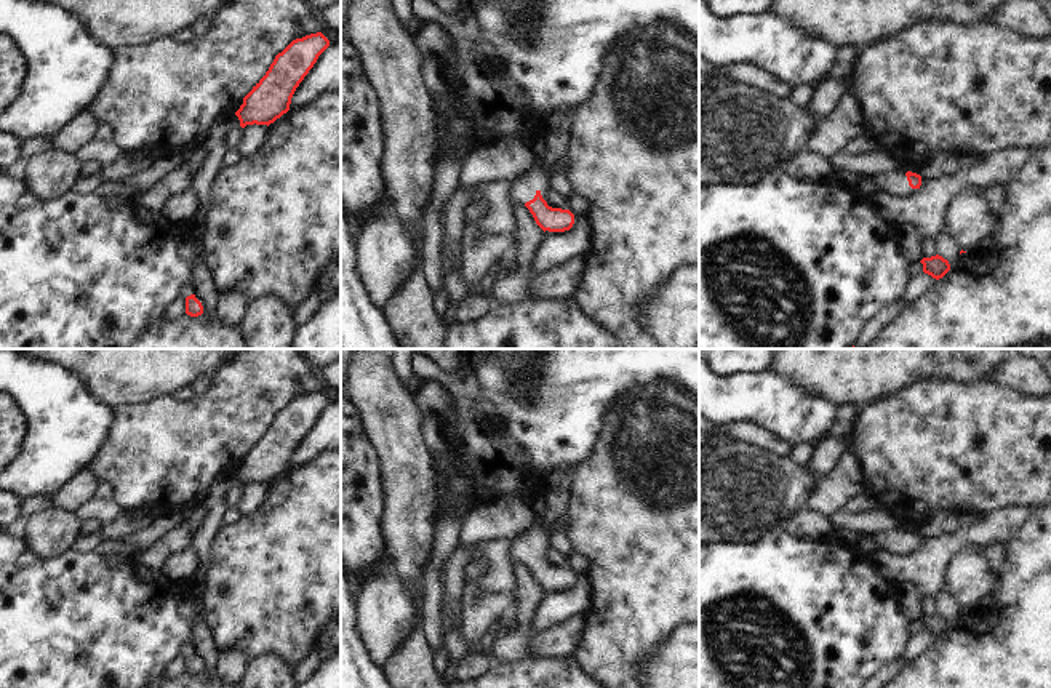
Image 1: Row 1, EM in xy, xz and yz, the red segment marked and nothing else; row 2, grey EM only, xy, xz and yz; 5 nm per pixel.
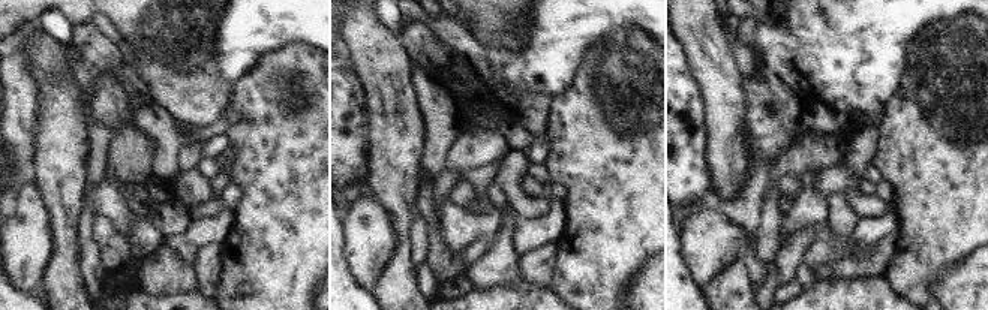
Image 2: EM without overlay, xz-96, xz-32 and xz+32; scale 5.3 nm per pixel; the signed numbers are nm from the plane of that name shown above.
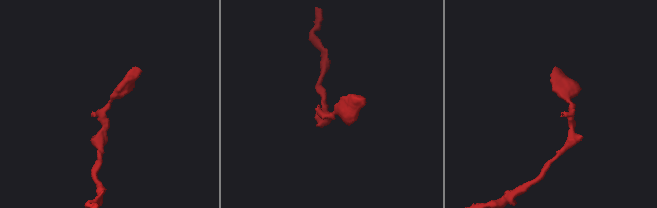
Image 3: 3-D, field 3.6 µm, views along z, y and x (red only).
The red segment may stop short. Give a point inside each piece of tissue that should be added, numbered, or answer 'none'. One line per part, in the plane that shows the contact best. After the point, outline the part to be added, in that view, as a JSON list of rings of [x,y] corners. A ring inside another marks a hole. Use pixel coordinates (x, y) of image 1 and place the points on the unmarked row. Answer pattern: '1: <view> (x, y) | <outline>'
1: xz (523, 548) | [[[537,518],[517,538],[514,538],[509,558],[510,562],[525,563],[533,558],[539,549],[542,557],[547,558],[550,549],[550,531]]]

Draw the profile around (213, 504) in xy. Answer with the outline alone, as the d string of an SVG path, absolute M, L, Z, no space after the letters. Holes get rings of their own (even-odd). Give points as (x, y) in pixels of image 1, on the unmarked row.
M237 474L218 478L208 486L205 498L200 506L203 509L203 520L194 533L190 549L195 552L198 566L192 578L186 582L197 600L197 619L192 624L192 645L195 656L203 664L203 672L216 675L218 664L218 646L211 635L211 630L202 618L202 598L205 589L205 571L210 562L211 542L222 525L222 517L227 510L226 493L234 486L240 485Z

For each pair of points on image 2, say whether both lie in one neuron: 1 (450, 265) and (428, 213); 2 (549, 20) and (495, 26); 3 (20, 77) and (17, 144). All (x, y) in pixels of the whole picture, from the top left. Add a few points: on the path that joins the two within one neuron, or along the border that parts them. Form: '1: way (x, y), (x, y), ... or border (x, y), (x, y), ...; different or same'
1: way (438, 252), (435, 226); same
2: border (531, 15), (525, 44), (517, 51), (505, 51); different
3: way (20, 93), (18, 128); same

